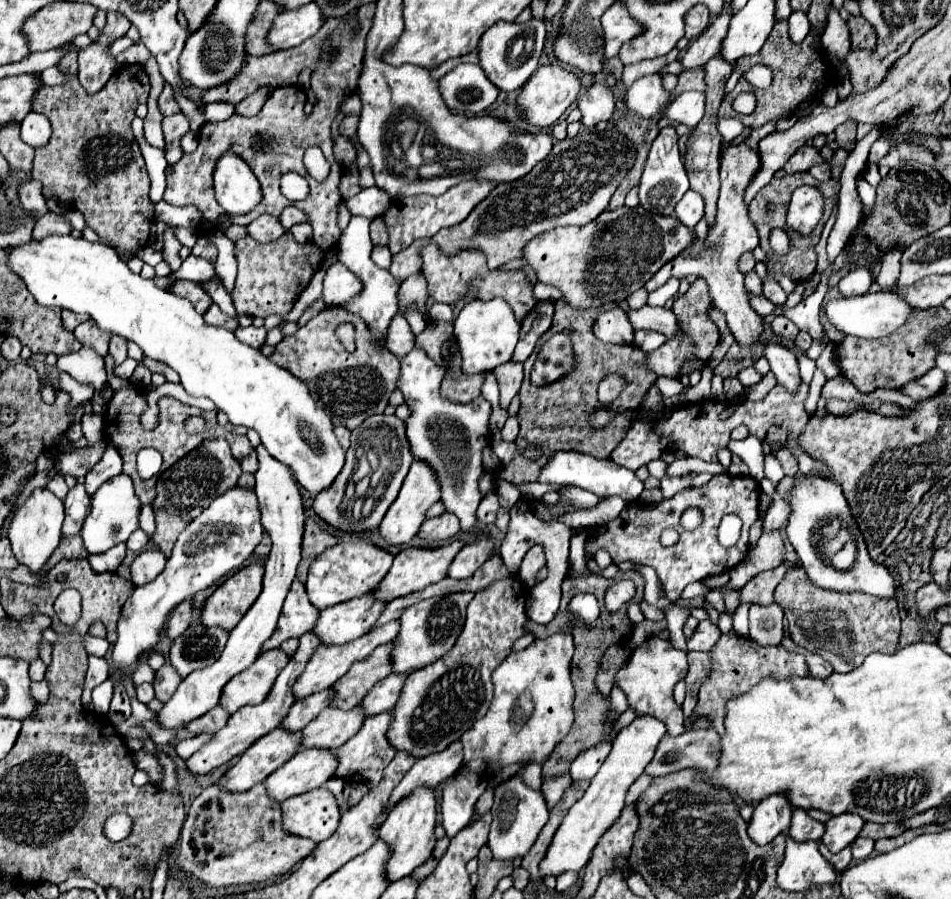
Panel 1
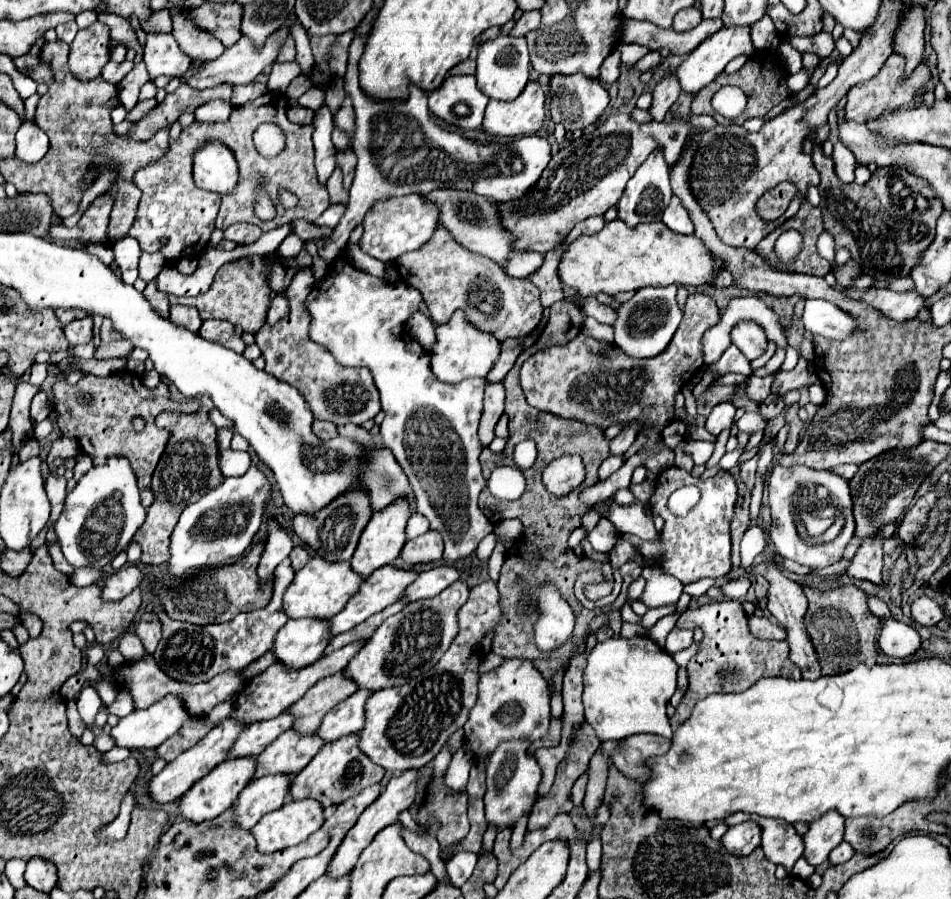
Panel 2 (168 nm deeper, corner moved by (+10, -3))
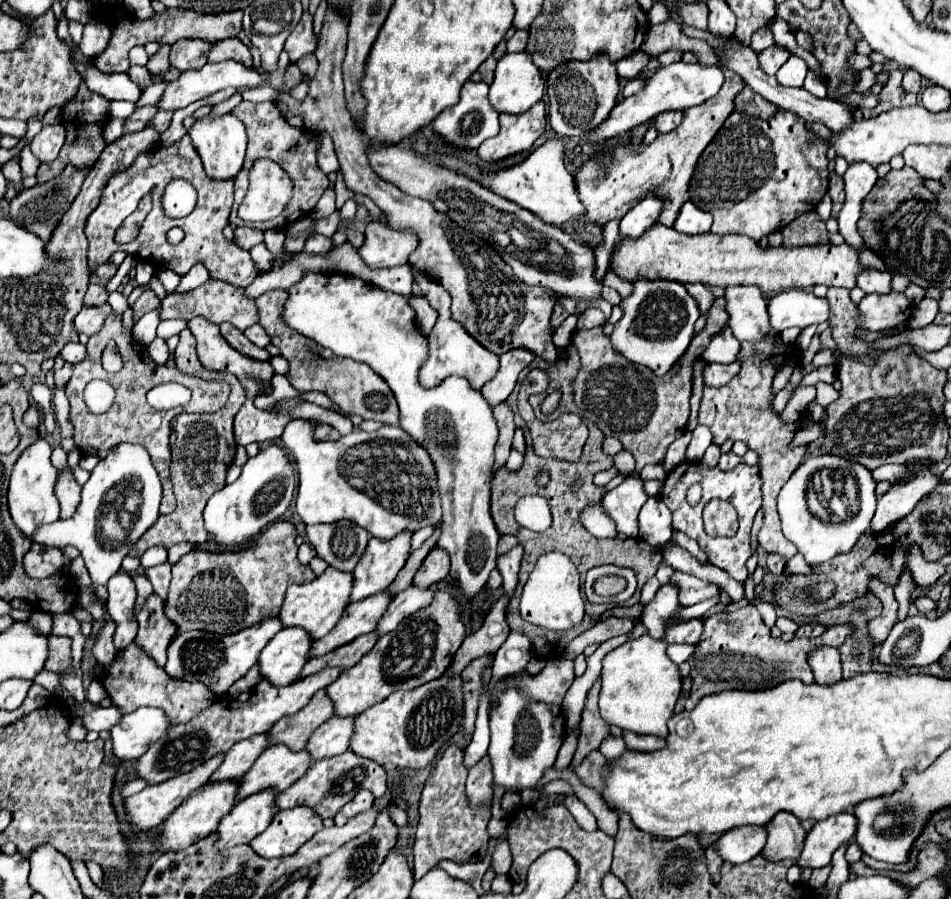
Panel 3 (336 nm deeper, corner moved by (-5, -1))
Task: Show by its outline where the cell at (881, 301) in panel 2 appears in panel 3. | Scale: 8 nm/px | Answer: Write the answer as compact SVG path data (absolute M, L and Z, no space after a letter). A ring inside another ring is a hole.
M891 292L887 296L869 294L857 304L857 310L859 310L859 328L877 332L907 322L911 304L905 298L905 294L899 292Z

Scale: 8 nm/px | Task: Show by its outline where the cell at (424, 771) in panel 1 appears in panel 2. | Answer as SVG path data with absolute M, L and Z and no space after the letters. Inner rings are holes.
M406 770L406 772L402 772L402 776L396 776L396 778L392 778L392 780L388 782L386 790L384 790L384 792L382 792L382 794L380 794L380 796L362 812L362 816L358 818L356 826L354 826L354 828L346 834L346 838L342 840L338 852L334 854L334 858L332 858L330 866L328 866L328 874L330 874L330 876L338 878L338 876L350 872L350 870L354 868L354 864L356 864L360 852L372 842L372 838L376 836L376 832L380 832L384 826L396 822L398 816L414 804L416 796L418 796L418 782L420 782L418 770Z

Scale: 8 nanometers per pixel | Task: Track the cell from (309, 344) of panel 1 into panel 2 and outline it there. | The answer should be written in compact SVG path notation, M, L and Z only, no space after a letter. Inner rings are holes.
M310 268L298 270L284 290L290 300L290 314L274 326L262 326L254 338L266 360L266 372L296 386L304 400L308 402L314 418L328 420L336 426L340 424L364 424L380 412L378 388L372 380L368 368L352 368L336 362L332 352L326 346L320 346L310 338L312 318L306 310L306 298L315 284Z

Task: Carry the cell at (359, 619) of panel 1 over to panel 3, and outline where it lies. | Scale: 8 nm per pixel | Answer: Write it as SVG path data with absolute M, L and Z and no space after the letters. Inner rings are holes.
M285 628L275 634L257 660L261 680L279 686L293 684L309 658L311 644L301 628Z

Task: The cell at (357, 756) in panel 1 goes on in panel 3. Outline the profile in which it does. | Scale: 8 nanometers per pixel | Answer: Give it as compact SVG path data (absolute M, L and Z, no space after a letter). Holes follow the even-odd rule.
M347 750L335 758L325 758L321 762L311 764L311 768L305 772L303 778L299 778L291 788L279 792L275 796L275 806L279 810L295 808L295 806L307 806L313 812L317 812L323 818L333 818L347 802L351 802L361 790L369 790L375 798L381 798L387 790L385 770L361 756L355 756L355 752Z

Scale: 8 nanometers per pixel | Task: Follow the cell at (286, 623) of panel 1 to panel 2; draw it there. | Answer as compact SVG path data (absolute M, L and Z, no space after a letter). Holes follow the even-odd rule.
M286 558L274 572L274 592L266 608L252 610L238 614L232 622L226 624L208 624L208 626L196 626L188 622L176 622L170 620L166 612L156 608L156 614L160 614L160 622L164 626L160 646L154 652L154 658L158 666L174 680L178 682L208 682L216 674L226 670L242 670L250 666L254 660L258 660L262 654L272 650L274 638L278 630L288 622L288 614L282 608L282 596L286 588L290 586L294 578L294 570L290 566L290 560Z

